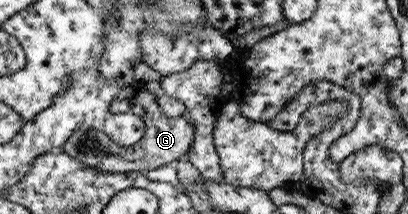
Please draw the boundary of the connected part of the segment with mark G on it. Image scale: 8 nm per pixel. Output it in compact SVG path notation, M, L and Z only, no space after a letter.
M131 85L125 86L111 102L111 113L135 113L146 125L144 136L133 145L123 146L115 143L106 133L100 129L80 129L76 131L64 143L63 152L72 158L85 163L89 169L99 169L104 172L127 173L165 167L167 163L176 163L178 160L186 160L194 140L194 123L190 115L185 111L179 117L166 117L156 102L156 97L146 88Z

